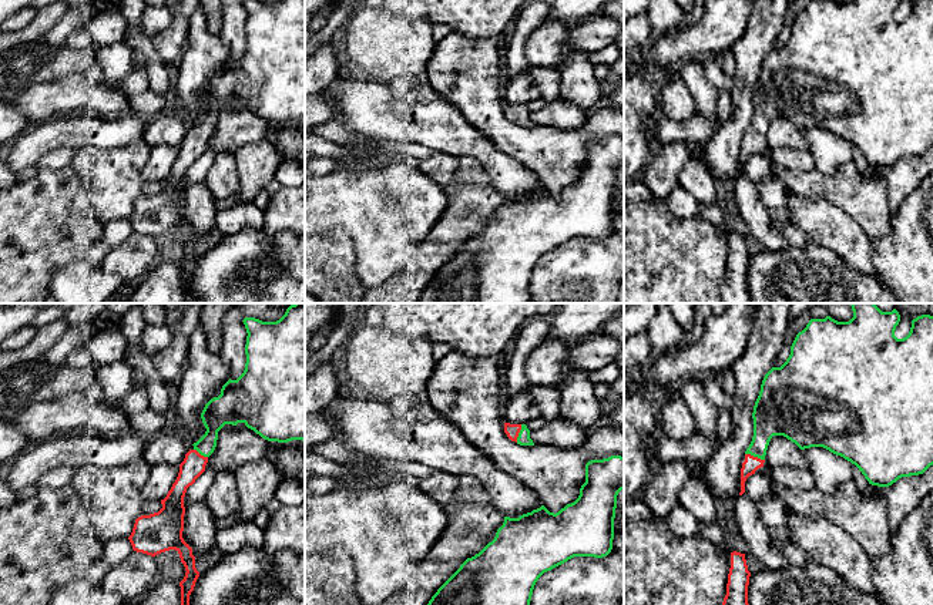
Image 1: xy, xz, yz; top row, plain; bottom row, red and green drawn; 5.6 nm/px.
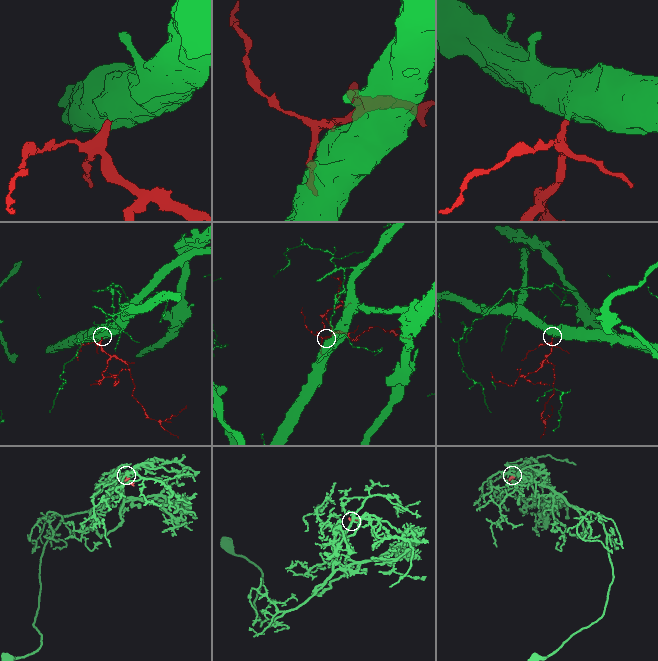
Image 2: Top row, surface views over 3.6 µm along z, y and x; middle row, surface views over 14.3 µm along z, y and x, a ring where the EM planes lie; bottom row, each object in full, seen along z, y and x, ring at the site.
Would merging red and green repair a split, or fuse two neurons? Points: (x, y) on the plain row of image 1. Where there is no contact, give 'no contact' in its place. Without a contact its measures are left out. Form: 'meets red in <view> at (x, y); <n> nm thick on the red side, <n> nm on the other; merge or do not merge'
meets red in yz at (755, 138); 90 nm thick on the red side, 220 nm on the other; merge

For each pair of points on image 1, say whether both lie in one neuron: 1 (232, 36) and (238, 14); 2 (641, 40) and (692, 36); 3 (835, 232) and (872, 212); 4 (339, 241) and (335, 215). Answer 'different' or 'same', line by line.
1: same
2: different
3: different
4: different

